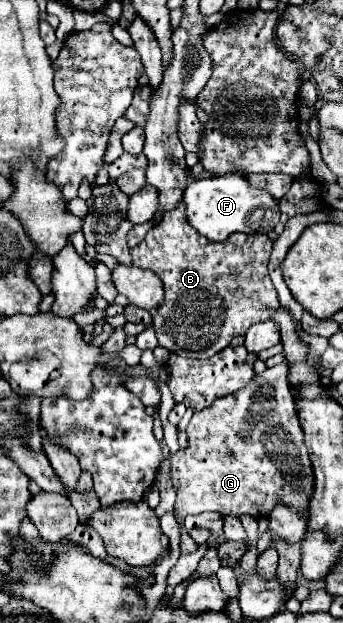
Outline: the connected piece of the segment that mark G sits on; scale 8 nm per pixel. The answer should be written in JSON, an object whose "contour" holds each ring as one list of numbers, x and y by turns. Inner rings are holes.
{"contour":[[287,363,275,365,271,369,265,369,261,375,255,375,245,389,217,399,205,411,197,411,193,415,193,419,189,421,187,431,185,431,187,437,189,437,187,449,181,449,175,455,171,455,171,481,173,481,175,491,177,491,177,503,175,503,175,509,173,509,175,517,185,519,187,515,197,515,197,513,203,513,203,511,215,511,219,515,235,515,235,517,247,513,247,515,253,515,253,517,259,519,259,517,267,517,269,511,273,509,273,505,279,499,285,501,285,503,289,503,293,509,307,509,309,507,309,495,313,491,313,469,311,469,311,461,309,461,309,455,307,455,307,449,305,449,305,443,303,443,303,431,301,431,301,423,299,423,299,417,297,417,295,399,293,399,287,375,289,375]]}

